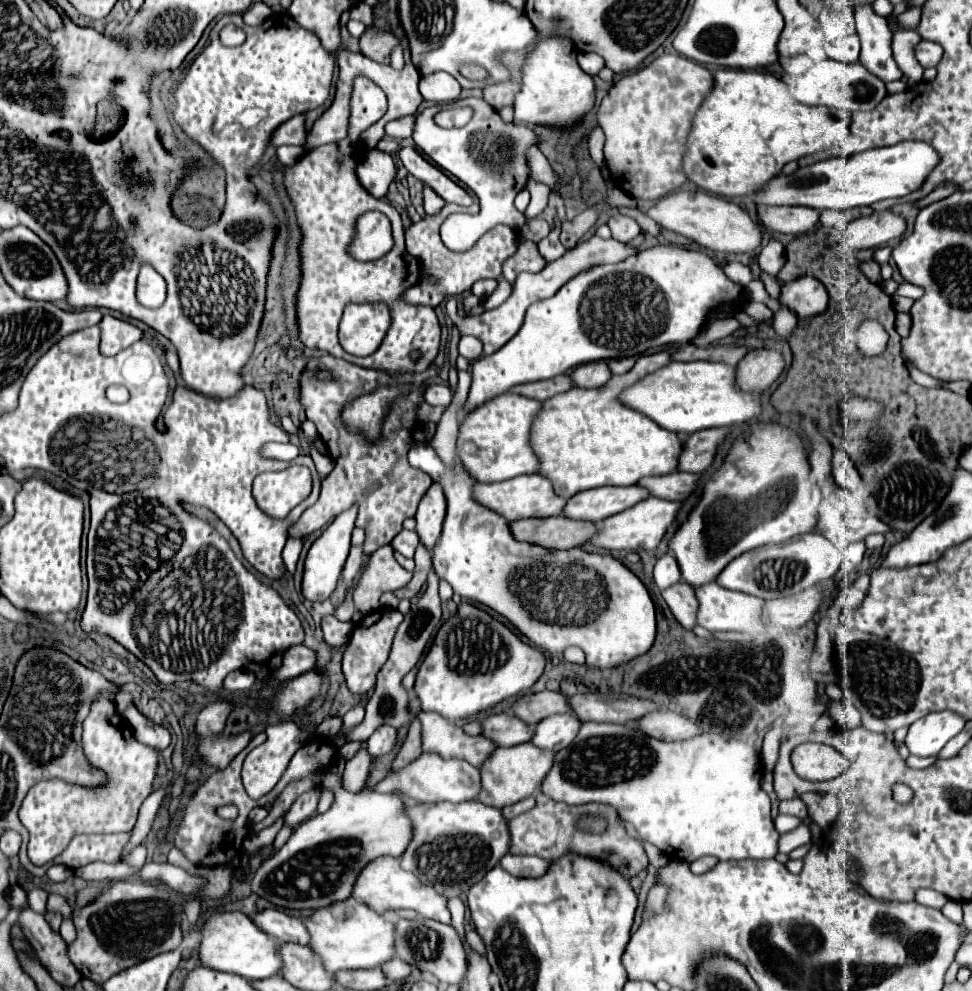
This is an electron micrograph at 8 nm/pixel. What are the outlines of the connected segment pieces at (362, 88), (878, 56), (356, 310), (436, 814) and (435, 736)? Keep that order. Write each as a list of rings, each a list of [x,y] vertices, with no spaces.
[[[357,78],[351,100],[349,138],[357,140],[359,144],[359,134],[367,130],[371,124],[375,124],[385,114],[385,108],[387,108],[387,100],[381,88],[377,88],[371,80]]]
[[[859,4],[855,8],[857,36],[861,38],[859,62],[883,82],[893,82],[903,76],[901,68],[893,60],[893,34],[887,26],[887,20],[875,14],[871,4]]]
[[[347,304],[339,323],[338,337],[349,354],[373,354],[389,330],[389,308],[385,304]]]
[[[471,800],[471,802],[437,802],[437,804],[417,804],[409,808],[409,816],[413,816],[413,826],[417,832],[413,834],[413,844],[405,850],[405,856],[401,858],[401,866],[409,872],[417,872],[419,880],[423,884],[431,884],[437,888],[437,892],[453,898],[465,894],[485,872],[495,868],[499,860],[509,852],[511,846],[511,834],[509,834],[509,822],[503,816],[501,810],[493,806],[485,806],[483,802]]]
[[[419,712],[421,722],[421,750],[439,754],[441,758],[465,760],[475,768],[481,768],[483,762],[497,750],[493,740],[485,736],[469,736],[461,726],[449,724],[443,716],[435,712]]]

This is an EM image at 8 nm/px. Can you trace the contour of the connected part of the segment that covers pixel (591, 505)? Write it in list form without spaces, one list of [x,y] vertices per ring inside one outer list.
[[[601,486],[591,488],[585,492],[579,492],[577,496],[569,498],[569,504],[565,506],[565,516],[575,520],[589,520],[589,522],[603,522],[609,516],[615,516],[641,500],[649,498],[651,492],[641,486]]]

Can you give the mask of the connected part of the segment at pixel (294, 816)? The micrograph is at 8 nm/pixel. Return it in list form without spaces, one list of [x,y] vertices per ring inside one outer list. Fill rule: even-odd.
[[[313,790],[313,792],[307,792],[307,794],[299,796],[299,798],[295,800],[295,804],[291,806],[291,810],[285,814],[285,826],[295,828],[295,826],[299,826],[301,822],[309,820],[309,818],[315,814],[319,796],[321,796],[321,790]]]

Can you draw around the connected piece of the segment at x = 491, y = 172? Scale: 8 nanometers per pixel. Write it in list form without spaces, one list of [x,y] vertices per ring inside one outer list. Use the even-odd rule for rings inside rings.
[[[467,98],[457,100],[453,106],[471,106],[473,118],[463,128],[439,128],[433,120],[437,112],[441,112],[439,106],[425,108],[419,116],[415,116],[415,132],[413,140],[421,152],[431,158],[439,168],[453,174],[459,182],[463,182],[469,190],[473,190],[481,202],[481,212],[477,216],[469,216],[466,213],[454,213],[449,216],[441,226],[441,240],[443,244],[453,252],[465,252],[469,250],[479,236],[483,236],[487,230],[491,230],[495,224],[505,224],[511,228],[521,230],[525,224],[525,216],[515,208],[513,200],[517,192],[525,188],[527,182],[527,162],[525,162],[525,150],[535,144],[535,134],[525,124],[505,124],[501,116],[483,100],[483,98]]]

